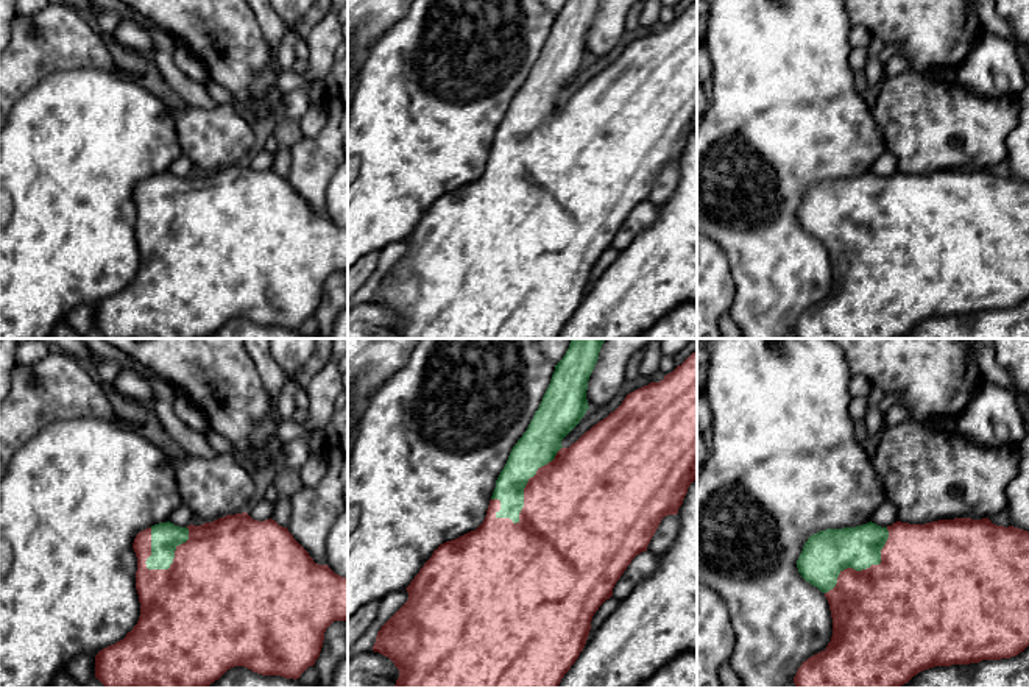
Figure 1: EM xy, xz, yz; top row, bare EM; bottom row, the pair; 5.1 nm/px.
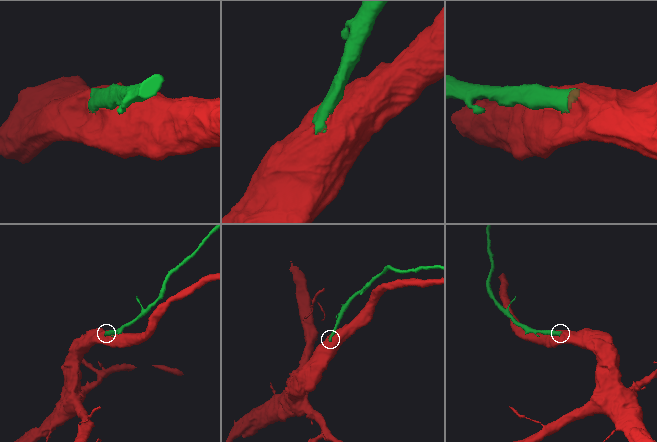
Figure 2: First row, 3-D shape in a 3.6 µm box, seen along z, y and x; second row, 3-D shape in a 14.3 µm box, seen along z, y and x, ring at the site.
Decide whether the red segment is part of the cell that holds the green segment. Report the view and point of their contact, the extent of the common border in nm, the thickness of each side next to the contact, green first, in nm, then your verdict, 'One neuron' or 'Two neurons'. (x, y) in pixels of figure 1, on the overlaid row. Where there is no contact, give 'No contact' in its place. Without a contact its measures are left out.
Touches green at xz (523, 493). Shared border 500 nm. Thickness 190 nm (green) against 480 nm. One neuron

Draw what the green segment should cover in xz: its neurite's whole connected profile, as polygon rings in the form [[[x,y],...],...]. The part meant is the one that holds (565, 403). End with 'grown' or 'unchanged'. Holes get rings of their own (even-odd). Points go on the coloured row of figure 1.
[[[571,339],[563,359],[555,365],[550,384],[527,431],[513,446],[500,471],[483,523],[455,540],[440,544],[410,585],[407,602],[380,627],[374,652],[388,657],[399,669],[394,688],[558,688],[564,674],[583,651],[594,613],[613,596],[613,588],[631,560],[647,551],[661,520],[677,515],[689,485],[697,481],[697,351],[659,382],[650,382],[625,396],[606,418],[594,424],[569,448],[561,440],[580,423],[589,409],[588,381],[606,339]]]; grown

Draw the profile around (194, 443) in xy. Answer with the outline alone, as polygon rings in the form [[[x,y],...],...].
[[[151,376],[148,379],[154,392],[153,409],[159,417],[167,432],[179,443],[179,446],[195,457],[210,459],[218,452],[209,445],[207,438],[192,431],[182,420],[173,412],[175,388],[161,376]]]

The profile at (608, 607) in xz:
[[[614,598],[606,599],[599,610],[594,613],[592,621],[591,621],[591,630],[588,635],[586,643],[591,640],[591,637],[594,635],[594,632],[605,624],[605,621],[616,612],[619,605],[619,601],[616,601]]]

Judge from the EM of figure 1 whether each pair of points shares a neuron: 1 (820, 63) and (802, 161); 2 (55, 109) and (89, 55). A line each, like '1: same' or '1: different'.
1: same
2: different

